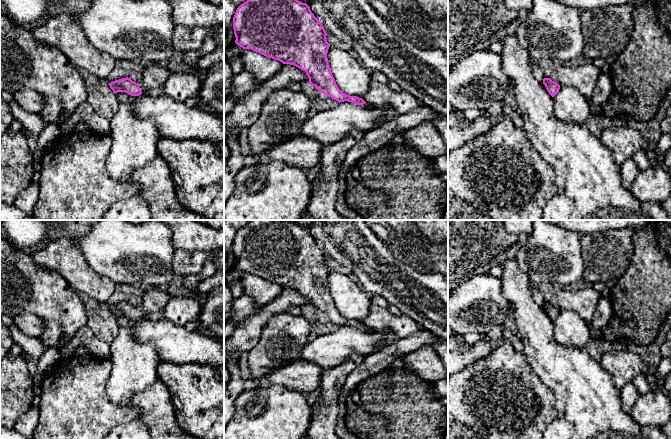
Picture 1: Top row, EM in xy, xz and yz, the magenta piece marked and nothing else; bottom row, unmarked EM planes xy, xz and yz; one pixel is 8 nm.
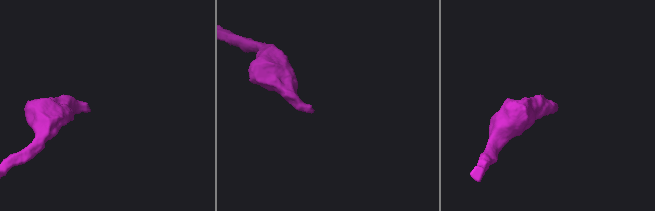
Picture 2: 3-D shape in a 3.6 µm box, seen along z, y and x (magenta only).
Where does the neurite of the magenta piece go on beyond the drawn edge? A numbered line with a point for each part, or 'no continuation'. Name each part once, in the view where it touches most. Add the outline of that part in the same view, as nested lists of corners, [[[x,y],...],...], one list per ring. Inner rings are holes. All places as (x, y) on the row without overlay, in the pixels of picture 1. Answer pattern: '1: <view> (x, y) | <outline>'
1: xy (155, 299) | [[[154,287],[144,290],[143,303],[139,306],[139,312],[142,317],[149,313],[163,310],[170,302],[171,296],[166,287]]]

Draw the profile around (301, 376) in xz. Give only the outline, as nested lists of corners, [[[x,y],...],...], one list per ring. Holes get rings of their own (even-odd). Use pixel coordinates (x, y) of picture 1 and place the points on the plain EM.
[[[299,359],[273,369],[265,378],[269,384],[282,385],[304,394],[320,386],[323,372],[316,364]]]

